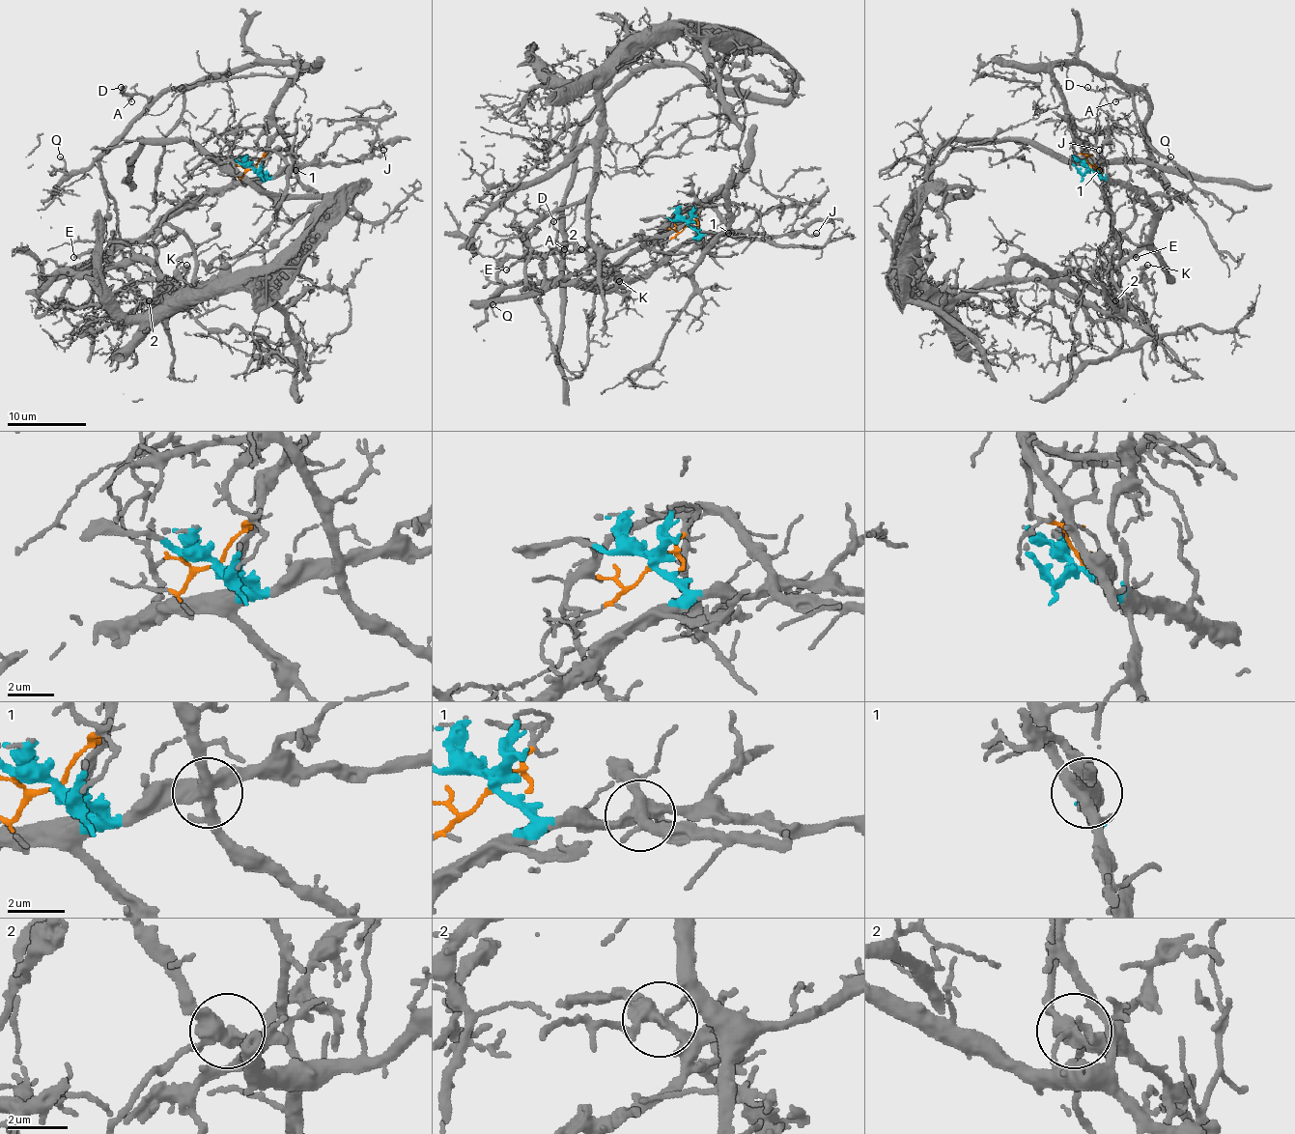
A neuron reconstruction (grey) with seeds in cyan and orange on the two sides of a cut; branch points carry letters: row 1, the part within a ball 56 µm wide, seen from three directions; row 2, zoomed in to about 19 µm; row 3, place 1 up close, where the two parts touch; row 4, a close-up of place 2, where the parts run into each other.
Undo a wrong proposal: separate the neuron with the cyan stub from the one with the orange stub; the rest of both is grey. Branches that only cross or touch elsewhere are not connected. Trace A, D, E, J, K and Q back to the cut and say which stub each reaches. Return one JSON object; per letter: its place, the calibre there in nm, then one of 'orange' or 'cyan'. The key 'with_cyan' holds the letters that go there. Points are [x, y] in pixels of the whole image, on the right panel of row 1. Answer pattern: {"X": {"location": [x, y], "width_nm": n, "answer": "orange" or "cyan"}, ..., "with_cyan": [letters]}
{"A": {"location": [1115, 101], "width_nm": 130, "answer": "orange"}, "D": {"location": [1087, 87], "width_nm": 120, "answer": "orange"}, "E": {"location": [1136, 257], "width_nm": 180, "answer": "cyan"}, "J": {"location": [1099, 150], "width_nm": 180, "answer": "cyan"}, "K": {"location": [1147, 265], "width_nm": 170, "answer": "cyan"}, "Q": {"location": [1170, 156], "width_nm": 140, "answer": "orange"}, "with_cyan": ["E", "J", "K"]}

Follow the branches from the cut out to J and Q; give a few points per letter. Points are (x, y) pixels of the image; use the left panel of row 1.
J: (253, 168), (268, 176), (281, 176), (309, 164), (362, 162), (384, 151)
Q: (253, 168), (265, 128), (227, 128), (233, 99), (223, 78), (167, 87), (86, 168), (68, 172), (60, 156)

